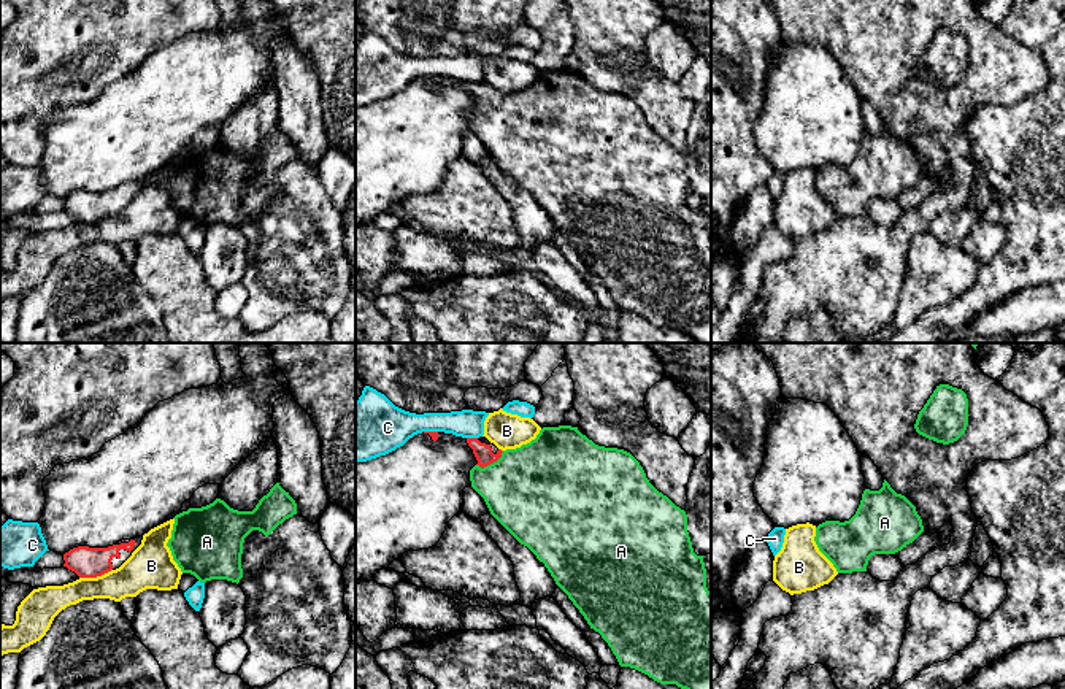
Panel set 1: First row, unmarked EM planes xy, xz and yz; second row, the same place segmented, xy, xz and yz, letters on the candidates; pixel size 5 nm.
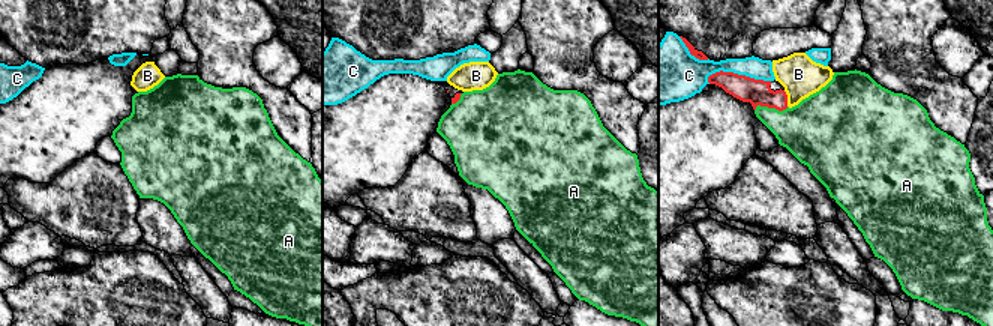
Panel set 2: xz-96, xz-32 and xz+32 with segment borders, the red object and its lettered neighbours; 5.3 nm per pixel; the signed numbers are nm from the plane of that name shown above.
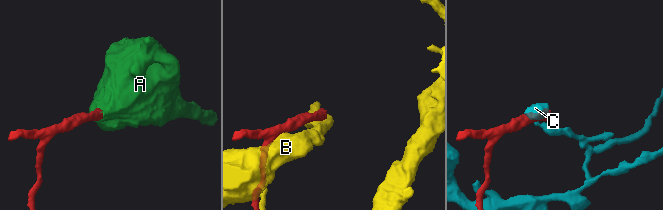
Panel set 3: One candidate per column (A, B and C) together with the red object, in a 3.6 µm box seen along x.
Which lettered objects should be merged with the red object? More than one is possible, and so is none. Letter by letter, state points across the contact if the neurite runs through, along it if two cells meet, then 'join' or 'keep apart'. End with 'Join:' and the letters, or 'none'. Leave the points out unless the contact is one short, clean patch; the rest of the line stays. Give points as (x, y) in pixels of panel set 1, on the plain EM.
A: way xz (483, 97), (491, 107), (530, 135); join
B: keep apart
C: keep apart
Join: A

